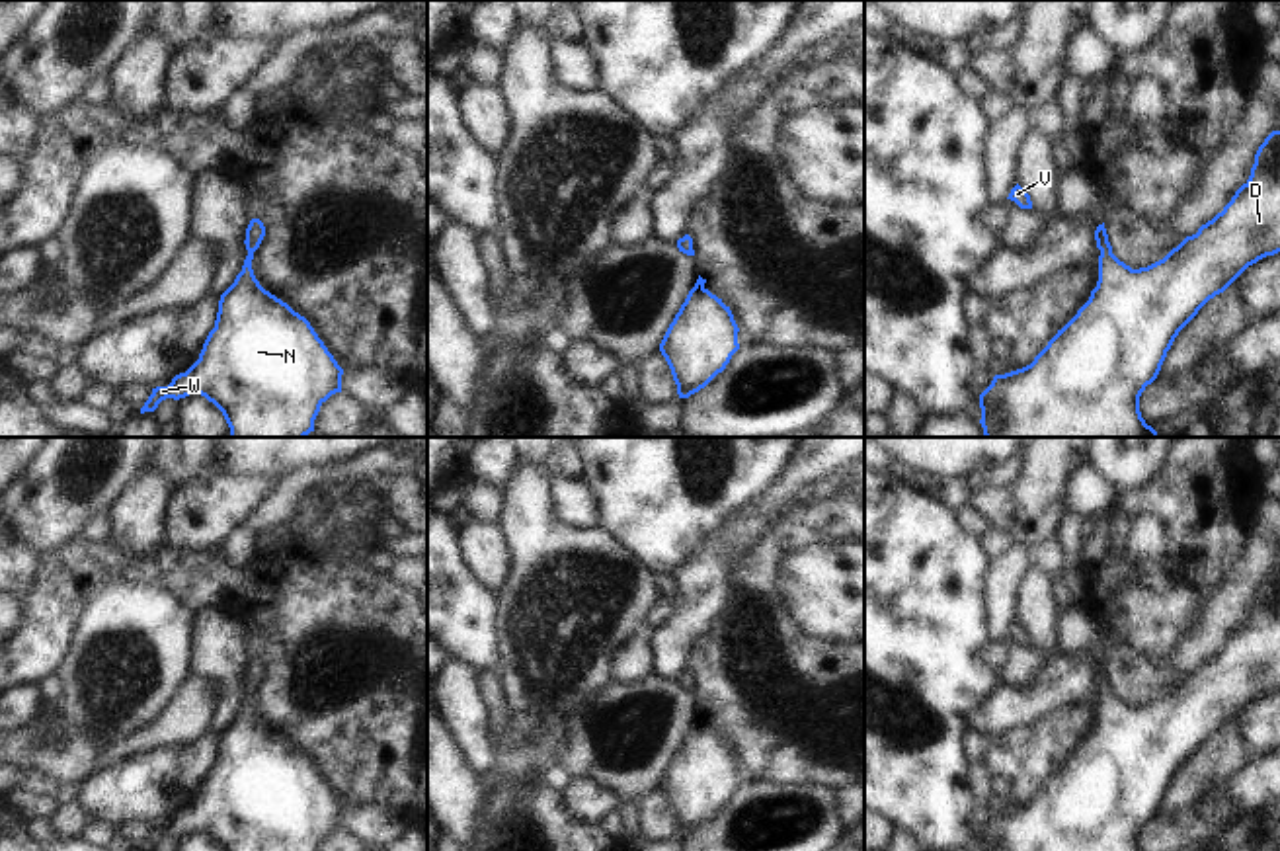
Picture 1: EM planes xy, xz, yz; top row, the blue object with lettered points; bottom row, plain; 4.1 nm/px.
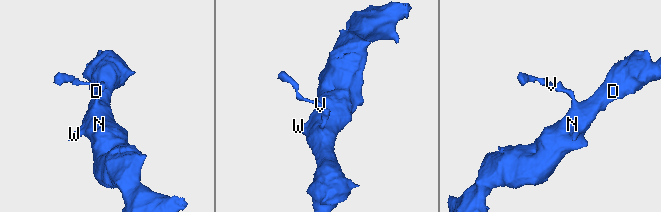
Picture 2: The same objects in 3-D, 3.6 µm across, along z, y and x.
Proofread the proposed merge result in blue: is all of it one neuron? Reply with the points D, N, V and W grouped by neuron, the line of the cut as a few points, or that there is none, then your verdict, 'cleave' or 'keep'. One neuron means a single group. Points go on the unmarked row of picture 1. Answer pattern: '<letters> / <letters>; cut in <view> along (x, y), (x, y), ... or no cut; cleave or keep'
D N V W; no cut; keep

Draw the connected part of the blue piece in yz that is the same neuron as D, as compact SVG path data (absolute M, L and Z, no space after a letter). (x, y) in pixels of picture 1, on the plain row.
M1272 568L1255 591L1249 617L1231 638L1196 671L1186 673L1163 697L1132 707L1112 691L1104 660L1095 668L1099 718L1089 738L1022 806L995 812L980 831L981 851L1141 851L1140 833L1151 822L1179 769L1216 732L1223 730L1249 703L1280 689L1280 568Z

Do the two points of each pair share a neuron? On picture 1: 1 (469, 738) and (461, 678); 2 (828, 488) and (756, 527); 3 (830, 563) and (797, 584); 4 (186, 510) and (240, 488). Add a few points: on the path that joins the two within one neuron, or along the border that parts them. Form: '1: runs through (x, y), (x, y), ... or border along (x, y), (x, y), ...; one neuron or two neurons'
1: runs through (467, 723), (461, 709), (461, 693); one neuron
2: runs through (810, 494), (773, 514); one neuron
3: runs through (822, 570), (804, 584); one neuron
4: runs through (200, 510), (211, 510), (227, 500); one neuron

